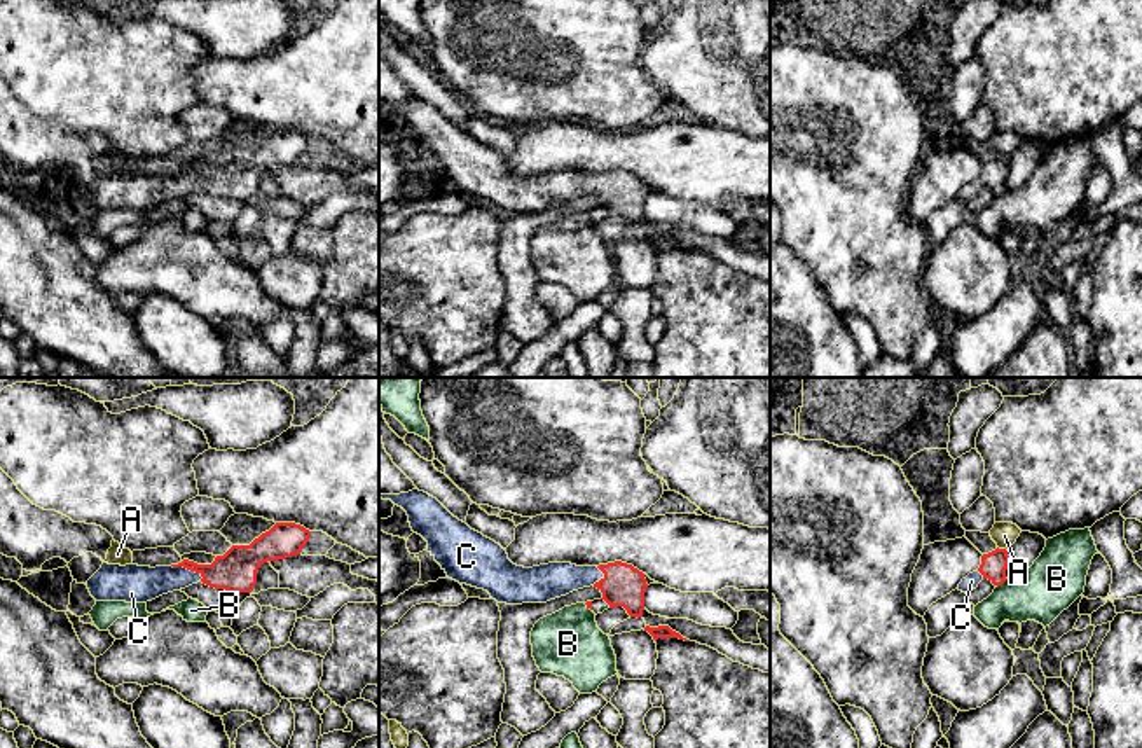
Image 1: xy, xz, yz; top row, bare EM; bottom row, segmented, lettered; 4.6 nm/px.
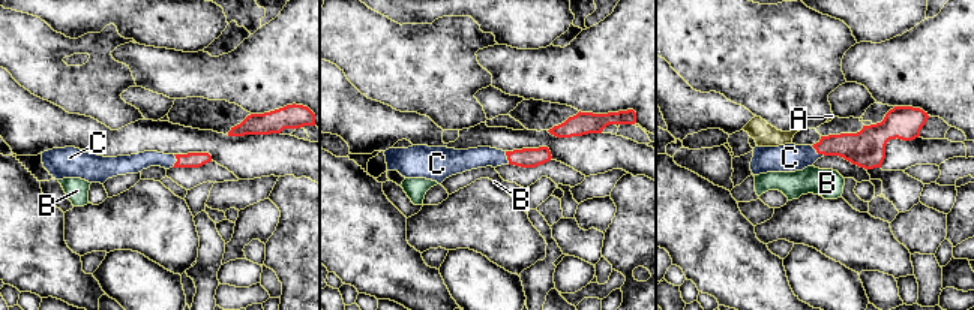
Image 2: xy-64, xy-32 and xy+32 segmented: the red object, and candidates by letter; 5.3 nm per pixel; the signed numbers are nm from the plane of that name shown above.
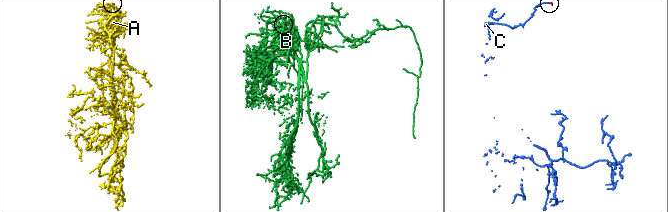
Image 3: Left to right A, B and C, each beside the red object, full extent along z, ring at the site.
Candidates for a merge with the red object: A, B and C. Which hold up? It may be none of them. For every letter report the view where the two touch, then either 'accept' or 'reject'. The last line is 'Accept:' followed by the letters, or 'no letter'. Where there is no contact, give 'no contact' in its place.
A: yz | reject
B: yz | reject
C: xy | accept
Accept: C

